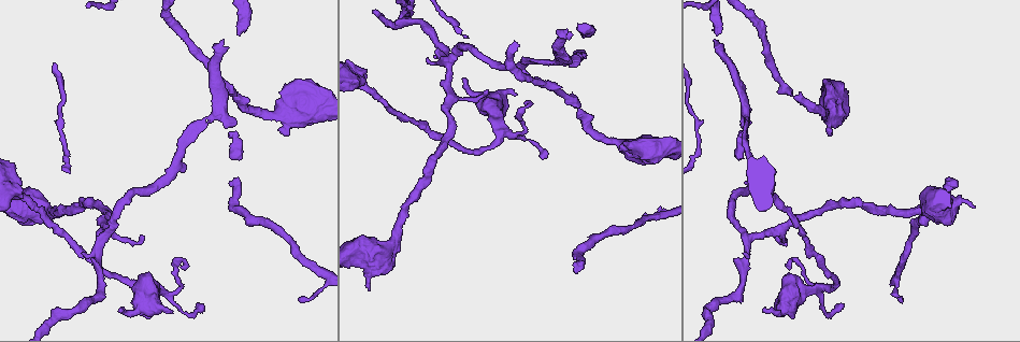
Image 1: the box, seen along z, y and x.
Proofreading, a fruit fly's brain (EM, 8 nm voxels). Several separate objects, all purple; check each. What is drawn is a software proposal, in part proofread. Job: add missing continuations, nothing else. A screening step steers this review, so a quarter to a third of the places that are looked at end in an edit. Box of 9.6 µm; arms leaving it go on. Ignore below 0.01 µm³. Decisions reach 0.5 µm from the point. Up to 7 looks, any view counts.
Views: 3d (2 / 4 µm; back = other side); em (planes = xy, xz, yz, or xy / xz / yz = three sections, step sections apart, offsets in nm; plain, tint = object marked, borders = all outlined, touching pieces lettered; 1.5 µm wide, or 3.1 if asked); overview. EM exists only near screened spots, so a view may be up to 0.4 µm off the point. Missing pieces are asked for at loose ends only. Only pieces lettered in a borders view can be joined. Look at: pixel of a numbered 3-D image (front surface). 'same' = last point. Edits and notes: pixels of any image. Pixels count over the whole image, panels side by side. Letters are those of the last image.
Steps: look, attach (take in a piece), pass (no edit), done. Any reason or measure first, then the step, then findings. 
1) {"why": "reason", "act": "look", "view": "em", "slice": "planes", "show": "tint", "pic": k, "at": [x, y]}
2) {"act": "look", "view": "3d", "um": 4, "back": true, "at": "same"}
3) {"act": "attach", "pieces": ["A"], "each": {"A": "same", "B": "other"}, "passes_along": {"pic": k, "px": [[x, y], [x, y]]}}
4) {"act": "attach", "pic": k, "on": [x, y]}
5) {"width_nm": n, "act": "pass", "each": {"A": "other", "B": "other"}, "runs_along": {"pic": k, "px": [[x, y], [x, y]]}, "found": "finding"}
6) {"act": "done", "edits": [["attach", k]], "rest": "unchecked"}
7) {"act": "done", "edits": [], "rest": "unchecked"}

{"why": "thin end", "act": "look", "view": "3d", "um": 4, "pic": 1, "at": [902, 299]}

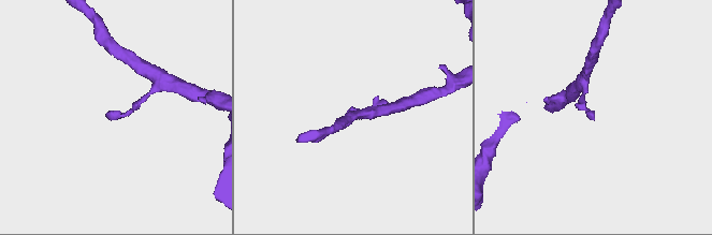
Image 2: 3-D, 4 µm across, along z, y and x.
{"why": "shape alone is not enough", "act": "look", "view": "em", "slice": "yz", "step": 4, "show": "plain", "pic": 2, "at": [594, 113]}

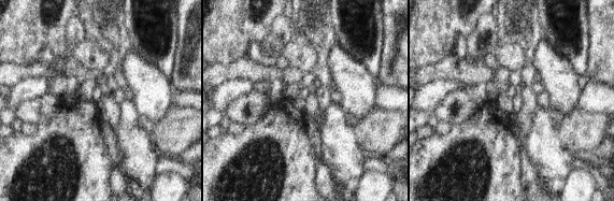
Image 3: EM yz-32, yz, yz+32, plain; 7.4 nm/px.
{"why": "what lies round it", "act": "look", "view": "em", "slice": "yz", "step": 4, "show": "borders", "at": "same"}

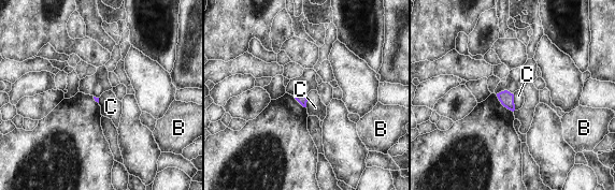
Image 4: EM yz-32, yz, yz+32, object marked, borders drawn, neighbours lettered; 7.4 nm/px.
{"act": "pass", "each": {"B": "other", "C": "other"}, "border": {"pic": 4, "px": [[513, 94], [515, 110]]}, "found": "no lettered piece goes on from it"}

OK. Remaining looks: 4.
{"why": "free end", "act": "look", "view": "3d", "um": 4, "pic": 1, "at": [539, 155]}

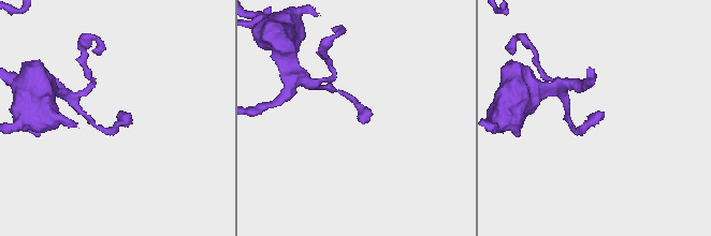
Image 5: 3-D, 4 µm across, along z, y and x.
{"why": "shape alone is not enough", "act": "look", "view": "em", "slice": "yz", "step": 8, "show": "borders", "pic": 5, "at": [598, 112]}

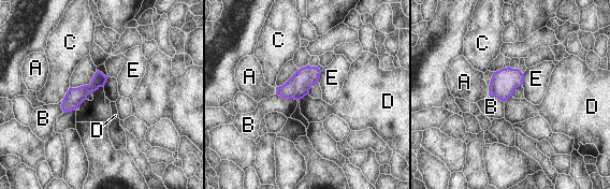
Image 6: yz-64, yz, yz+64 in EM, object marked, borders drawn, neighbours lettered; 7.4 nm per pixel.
{"why": "cut it another way", "act": "look", "view": "em", "slice": "planes", "show": "borders", "at": "same"}

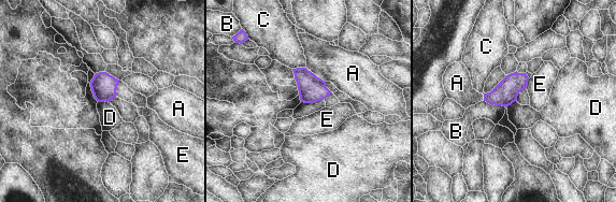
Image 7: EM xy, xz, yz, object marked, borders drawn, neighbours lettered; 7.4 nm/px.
{"act": "pass", "each": {"A": "other", "B": "other", "C": "other", "D": "other", "E": "other"}, "border": {"pic": 7, "px": [[529, 78], [526, 87]]}, "found": "none of them fits"}

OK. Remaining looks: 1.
{"act": "done", "edits": [], "rest": "unchecked"}

